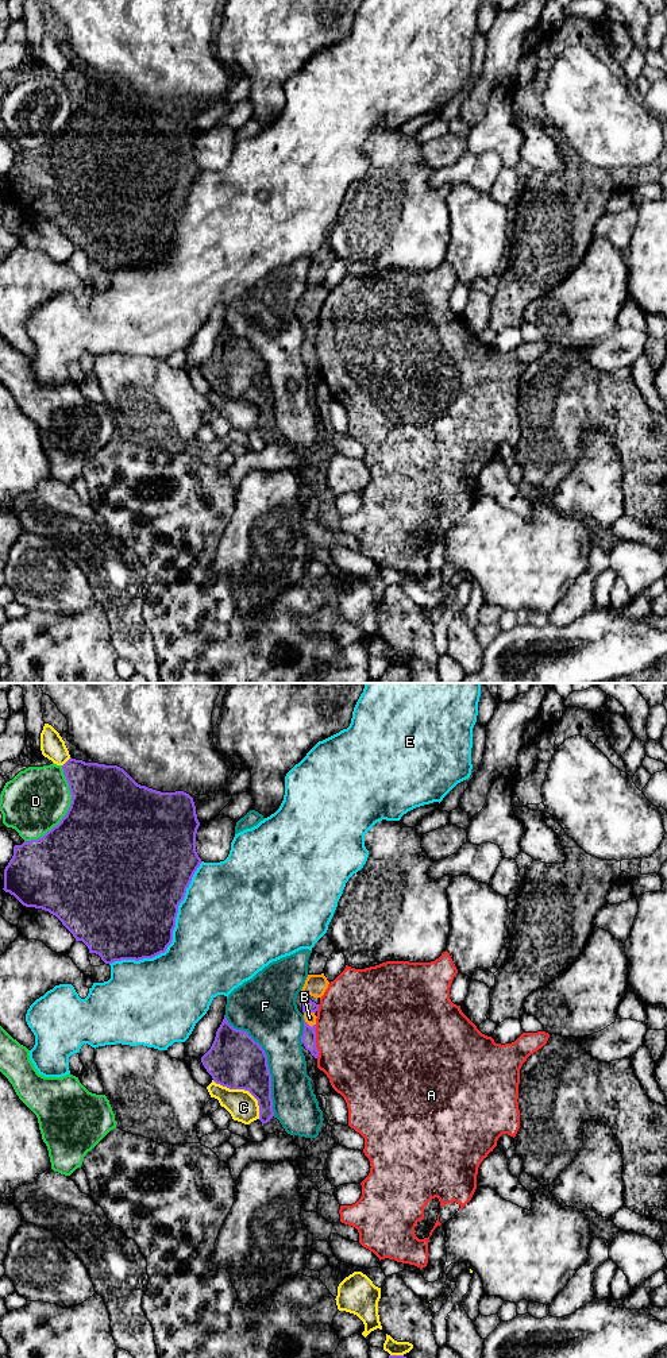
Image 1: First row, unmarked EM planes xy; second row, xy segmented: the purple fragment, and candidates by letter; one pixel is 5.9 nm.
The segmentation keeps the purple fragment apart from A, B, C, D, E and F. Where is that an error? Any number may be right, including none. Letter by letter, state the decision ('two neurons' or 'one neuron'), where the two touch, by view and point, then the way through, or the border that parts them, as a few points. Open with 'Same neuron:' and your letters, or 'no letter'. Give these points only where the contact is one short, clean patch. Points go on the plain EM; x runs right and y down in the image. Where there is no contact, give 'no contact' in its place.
Same neuron: B
A: two neurons; meets purple in xy at (315, 350)
B: one neuron; meets purple in xy at (308, 334); runs through xy (308, 347), (308, 334), (309, 327)
C: two neurons; meets purple in xy at (243, 397)
D: two neurons; meets purple in xy at (68, 120)
E: two neurons; meets purple in xy at (172, 243)
F: two neurons; meets purple in xy at (266, 370)

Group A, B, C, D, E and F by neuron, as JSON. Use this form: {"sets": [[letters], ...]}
{"sets": [["A"], ["B"], ["C"], ["D"], ["E"], ["F"]]}

